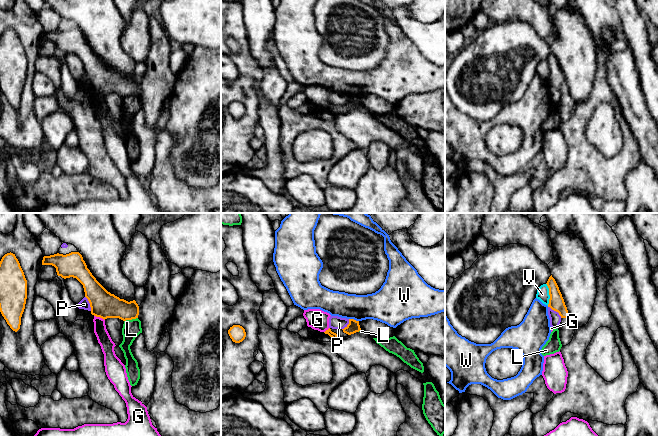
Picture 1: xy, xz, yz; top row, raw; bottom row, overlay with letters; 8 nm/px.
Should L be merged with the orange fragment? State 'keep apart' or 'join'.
keep apart

